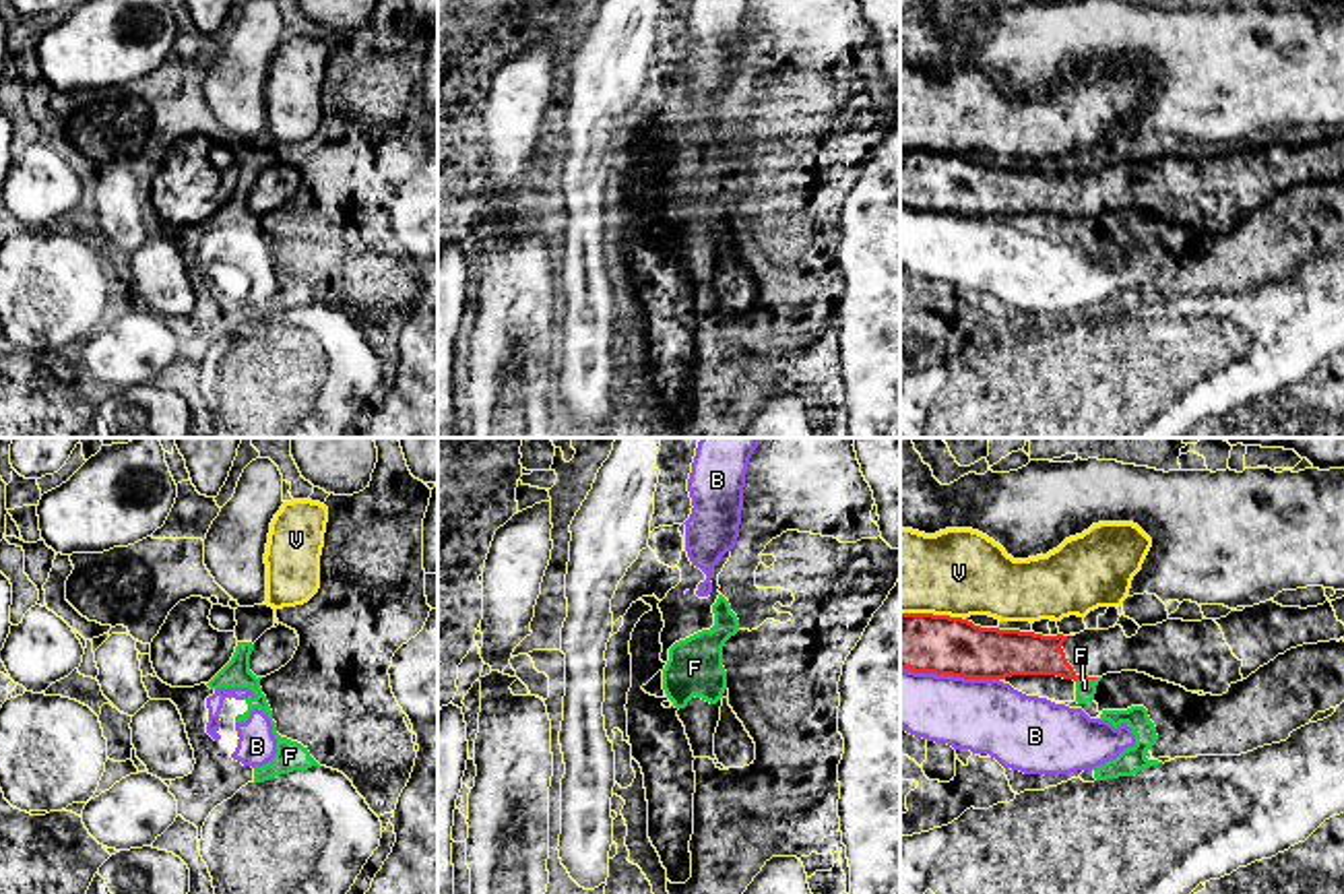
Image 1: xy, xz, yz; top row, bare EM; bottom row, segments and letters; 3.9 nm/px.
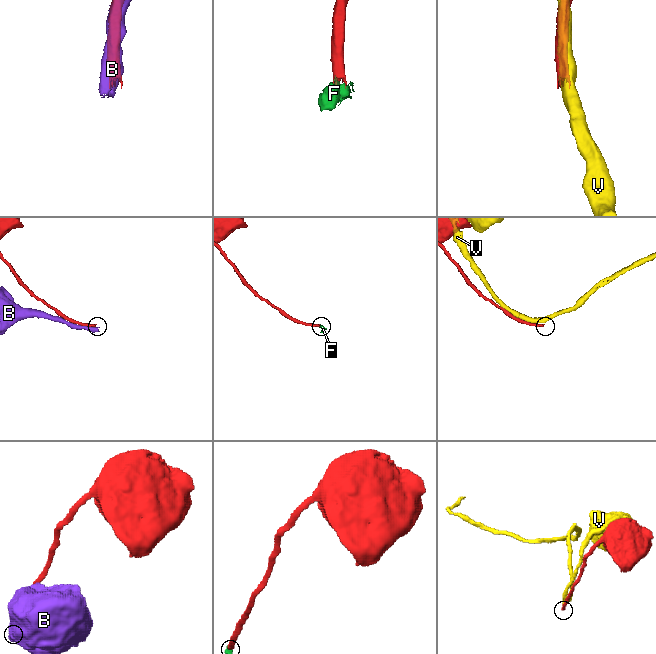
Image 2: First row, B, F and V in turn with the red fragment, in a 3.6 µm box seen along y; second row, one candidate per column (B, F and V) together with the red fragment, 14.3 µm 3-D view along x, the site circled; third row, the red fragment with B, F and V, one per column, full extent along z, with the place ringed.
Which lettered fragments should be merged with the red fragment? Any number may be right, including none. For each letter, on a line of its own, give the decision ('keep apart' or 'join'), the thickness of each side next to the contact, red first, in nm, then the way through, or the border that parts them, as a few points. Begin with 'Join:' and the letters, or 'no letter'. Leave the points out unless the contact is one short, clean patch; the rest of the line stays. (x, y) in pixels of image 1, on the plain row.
Join: no letter
B: keep apart; calibres 240 and 280 nm
F: keep apart; calibres 170 and 80 nm; border yz (1097, 215), (1080, 215), (1076, 219)
V: keep apart; calibres 240 and 340 nm

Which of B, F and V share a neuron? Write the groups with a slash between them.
B F / V

